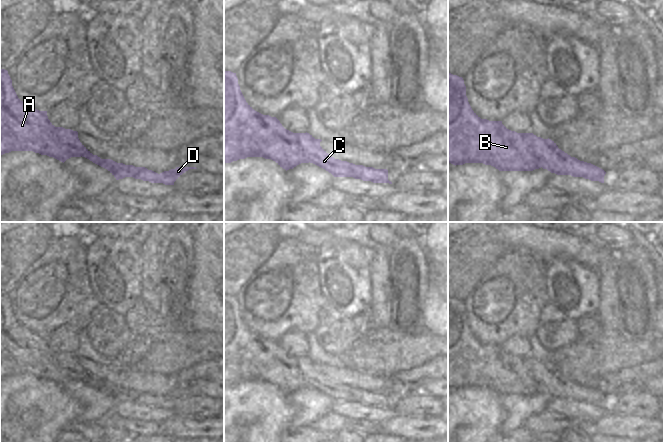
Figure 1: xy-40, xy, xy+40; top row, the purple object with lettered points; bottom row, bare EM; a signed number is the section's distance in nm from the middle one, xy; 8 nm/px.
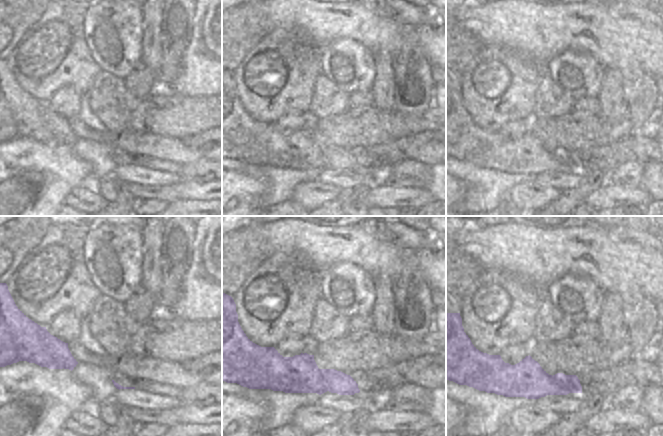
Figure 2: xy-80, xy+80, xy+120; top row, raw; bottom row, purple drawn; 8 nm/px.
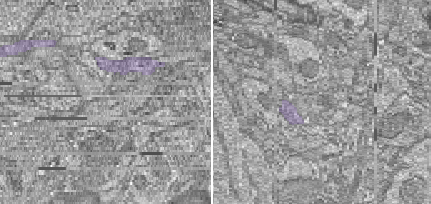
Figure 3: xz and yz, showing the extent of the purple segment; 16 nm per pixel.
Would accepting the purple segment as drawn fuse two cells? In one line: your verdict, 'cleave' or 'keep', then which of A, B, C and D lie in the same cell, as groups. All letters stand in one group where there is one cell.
cleave; A B / C D

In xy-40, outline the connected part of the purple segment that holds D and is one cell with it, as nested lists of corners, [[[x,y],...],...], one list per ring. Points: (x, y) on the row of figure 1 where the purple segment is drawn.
[[[56,127],[58,138],[63,145],[68,146],[68,150],[75,154],[85,157],[93,163],[107,169],[116,180],[125,177],[133,177],[151,183],[163,183],[165,185],[174,185],[174,182],[189,169],[197,169],[196,167],[176,167],[160,174],[148,170],[145,167],[135,167],[133,165],[125,165],[117,163],[111,159],[101,159],[97,155],[93,155],[79,140],[78,132],[63,127]]]

